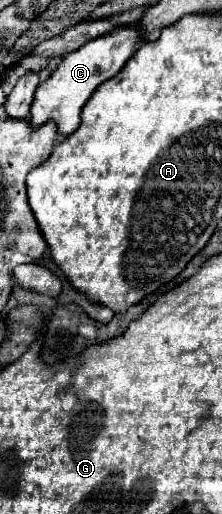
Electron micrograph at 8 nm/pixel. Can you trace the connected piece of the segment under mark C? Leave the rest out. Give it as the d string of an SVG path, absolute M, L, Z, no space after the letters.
M140 22L120 26L108 34L102 34L98 40L90 40L78 50L70 52L64 56L64 60L58 64L58 68L52 72L52 76L42 82L36 90L32 110L30 110L30 120L32 126L40 126L48 120L54 120L58 126L58 132L68 136L80 126L80 112L82 106L88 102L92 92L106 82L108 78L116 76L124 62L138 50L138 46L144 42L144 28Z

